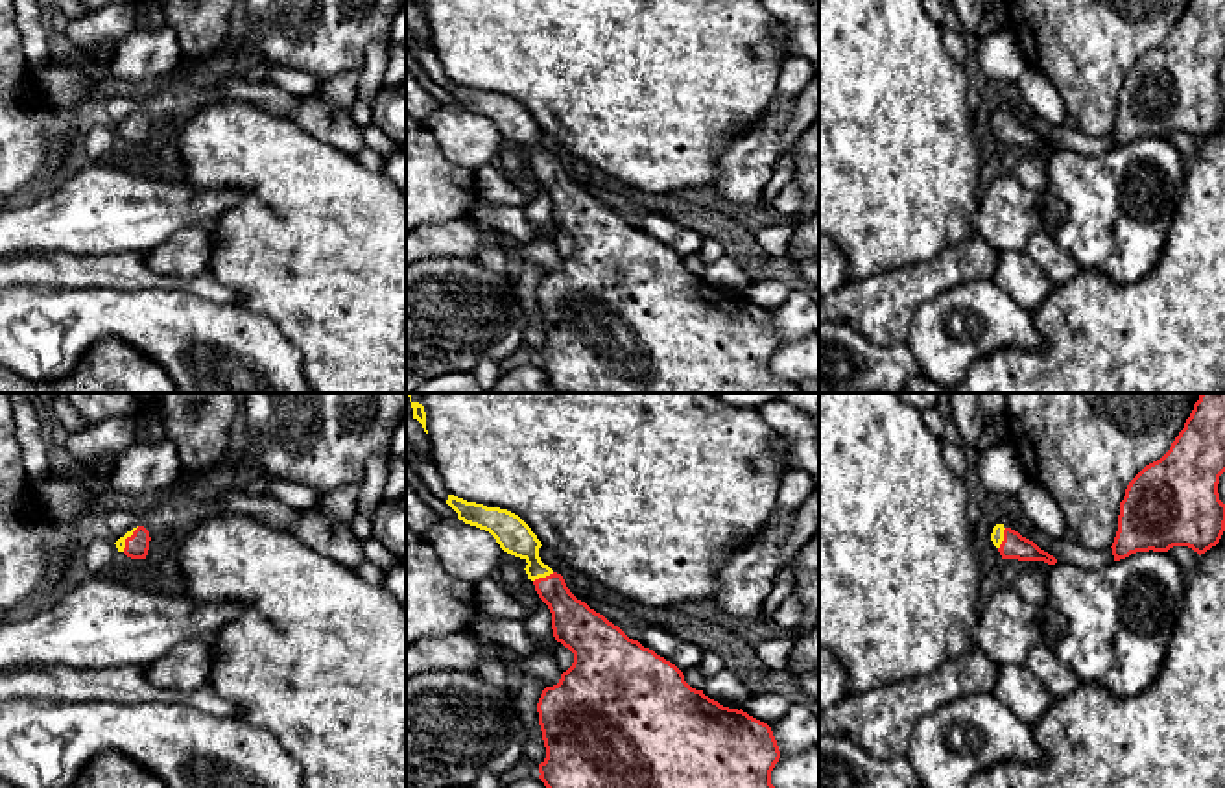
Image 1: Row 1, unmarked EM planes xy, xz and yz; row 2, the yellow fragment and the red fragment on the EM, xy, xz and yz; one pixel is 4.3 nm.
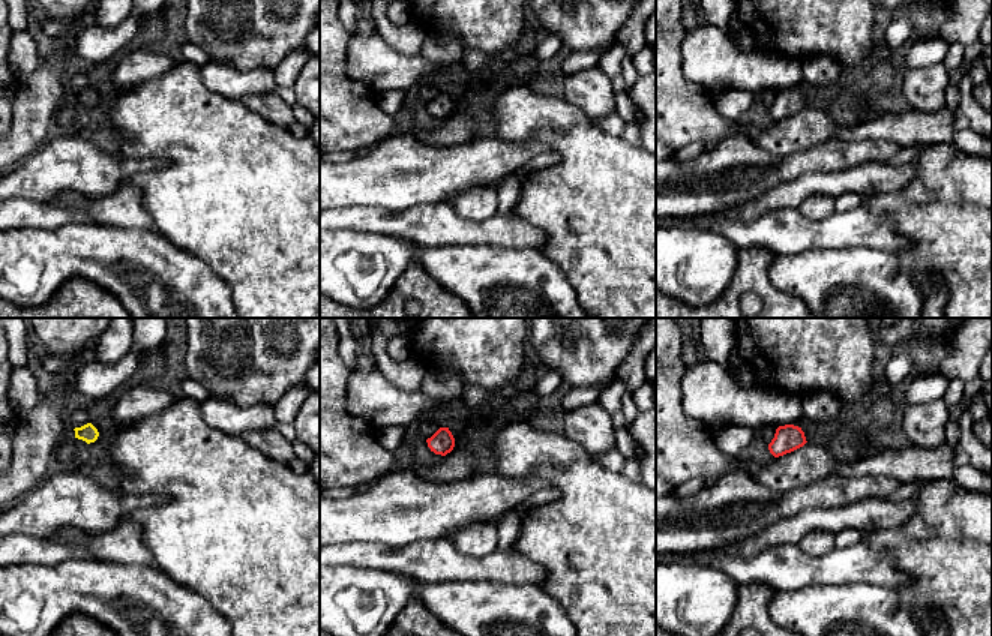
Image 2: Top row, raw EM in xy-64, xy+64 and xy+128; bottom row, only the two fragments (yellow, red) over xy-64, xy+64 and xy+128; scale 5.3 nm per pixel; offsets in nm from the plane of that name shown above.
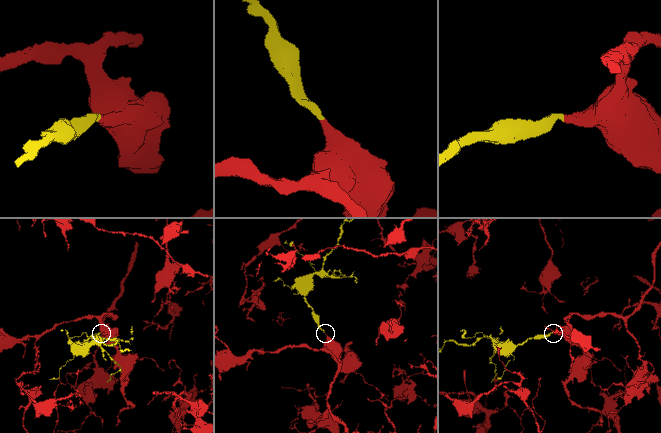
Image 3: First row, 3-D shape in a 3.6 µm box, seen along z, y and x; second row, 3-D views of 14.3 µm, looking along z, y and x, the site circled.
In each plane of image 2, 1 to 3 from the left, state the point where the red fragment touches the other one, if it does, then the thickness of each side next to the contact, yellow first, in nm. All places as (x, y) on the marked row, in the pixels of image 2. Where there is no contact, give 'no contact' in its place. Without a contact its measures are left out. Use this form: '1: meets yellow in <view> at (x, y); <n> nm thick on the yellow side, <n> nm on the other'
1: no contact
2: no contact
3: no contact

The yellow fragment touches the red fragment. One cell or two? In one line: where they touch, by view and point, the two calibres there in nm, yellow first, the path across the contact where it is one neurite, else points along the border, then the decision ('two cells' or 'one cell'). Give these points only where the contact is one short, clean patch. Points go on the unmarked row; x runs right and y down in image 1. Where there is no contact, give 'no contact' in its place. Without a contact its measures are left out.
xz (543, 163) | 150/200 nm | across xz (513, 122), (543, 163), (574, 211) | one cell

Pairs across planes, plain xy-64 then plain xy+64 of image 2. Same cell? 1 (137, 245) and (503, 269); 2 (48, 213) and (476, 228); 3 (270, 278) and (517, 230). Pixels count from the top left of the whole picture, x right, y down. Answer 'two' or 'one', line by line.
1: one
2: one
3: two

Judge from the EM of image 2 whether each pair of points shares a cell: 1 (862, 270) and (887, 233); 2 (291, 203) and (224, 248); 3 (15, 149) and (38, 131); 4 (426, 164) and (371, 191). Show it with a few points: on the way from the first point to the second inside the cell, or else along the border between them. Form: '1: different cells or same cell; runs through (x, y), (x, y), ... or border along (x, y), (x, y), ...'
1: different cells; border along (841, 248), (880, 248), (895, 254)
2: same cell; runs through (275, 212), (260, 212), (240, 231)
3: same cell; runs through (21, 143), (32, 132)
4: same cell; runs through (413, 170), (402, 170), (384, 177)

